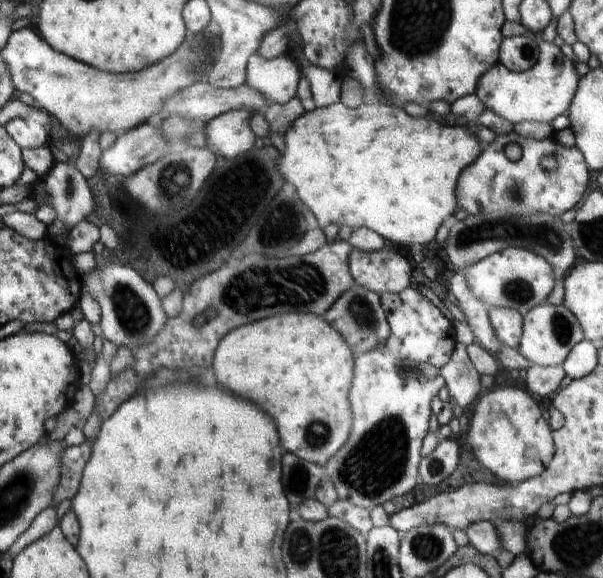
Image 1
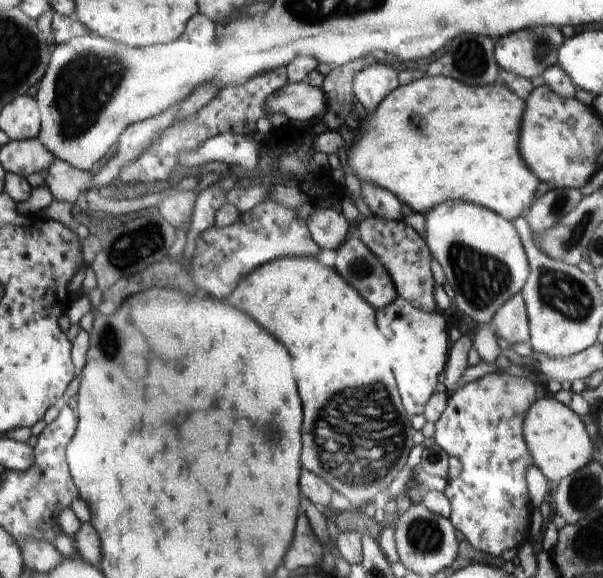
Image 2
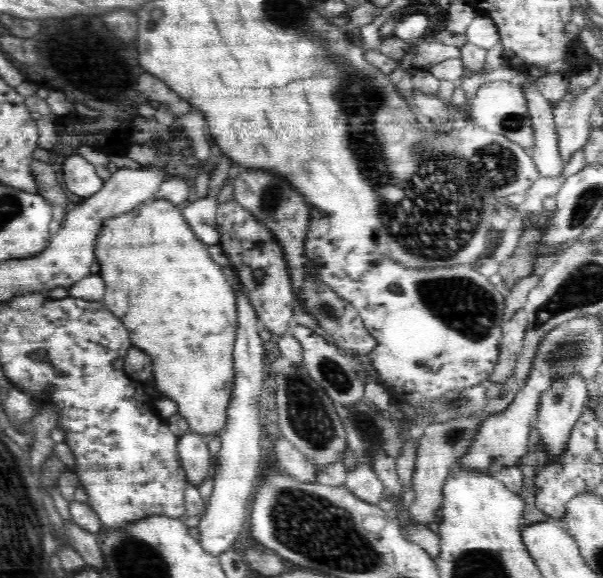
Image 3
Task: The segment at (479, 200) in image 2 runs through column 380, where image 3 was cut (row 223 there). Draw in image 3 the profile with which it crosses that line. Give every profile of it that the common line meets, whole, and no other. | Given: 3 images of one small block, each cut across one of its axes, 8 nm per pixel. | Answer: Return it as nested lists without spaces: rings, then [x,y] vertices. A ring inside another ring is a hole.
[[[156,198],[142,204],[142,206],[138,206],[136,210],[130,210],[130,212],[103,220],[102,228],[96,238],[96,260],[100,264],[100,276],[104,278],[104,284],[106,284],[104,304],[128,328],[132,344],[140,346],[140,350],[150,354],[150,358],[154,362],[152,380],[155,382],[155,386],[161,396],[169,398],[178,404],[180,416],[188,422],[190,431],[194,431],[195,434],[202,434],[204,438],[212,438],[212,436],[222,434],[222,430],[226,426],[226,420],[229,417],[229,402],[232,401],[233,380],[235,379],[233,350],[238,332],[238,311],[236,308],[236,292],[226,280],[222,267],[212,259],[206,248],[207,244],[200,242],[200,239],[194,236],[194,231],[190,230],[190,225],[184,220],[180,207],[168,200]]]

